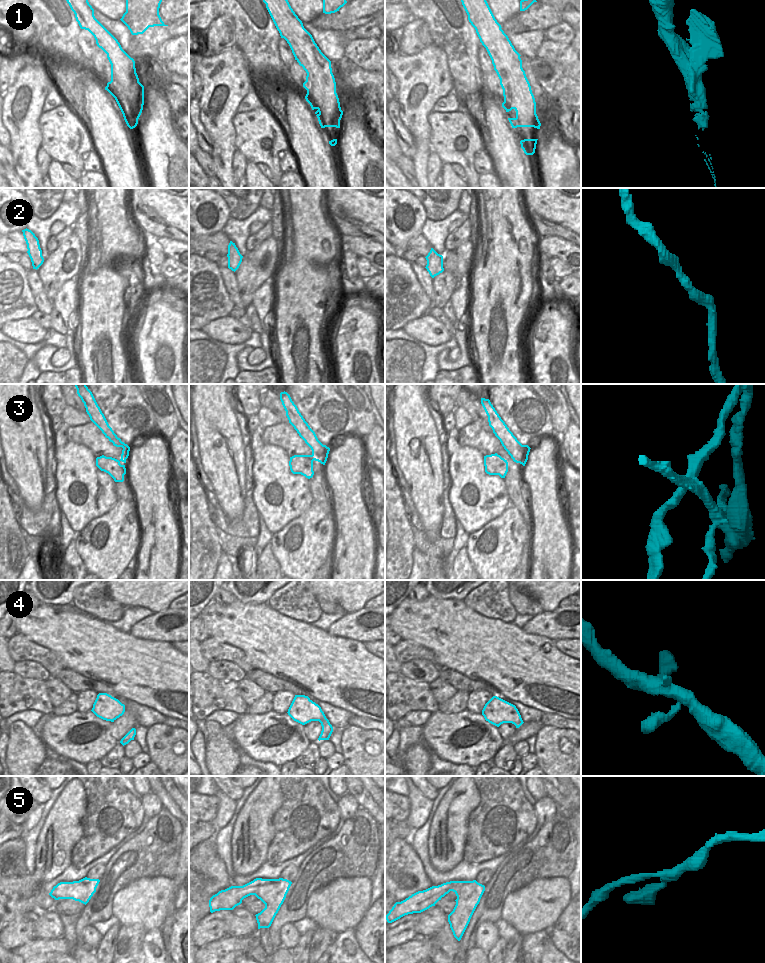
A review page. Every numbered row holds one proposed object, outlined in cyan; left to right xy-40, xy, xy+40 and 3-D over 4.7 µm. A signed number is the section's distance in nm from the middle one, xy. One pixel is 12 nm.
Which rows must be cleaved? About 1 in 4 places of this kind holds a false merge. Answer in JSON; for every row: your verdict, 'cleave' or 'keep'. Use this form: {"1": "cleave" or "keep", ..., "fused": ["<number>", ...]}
{"1": "cleave", "2": "keep", "3": "cleave", "4": "keep", "5": "keep", "fused": ["1", "3"]}

